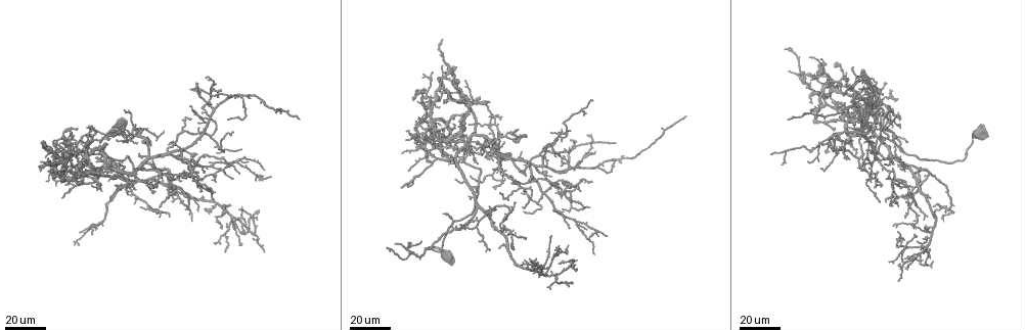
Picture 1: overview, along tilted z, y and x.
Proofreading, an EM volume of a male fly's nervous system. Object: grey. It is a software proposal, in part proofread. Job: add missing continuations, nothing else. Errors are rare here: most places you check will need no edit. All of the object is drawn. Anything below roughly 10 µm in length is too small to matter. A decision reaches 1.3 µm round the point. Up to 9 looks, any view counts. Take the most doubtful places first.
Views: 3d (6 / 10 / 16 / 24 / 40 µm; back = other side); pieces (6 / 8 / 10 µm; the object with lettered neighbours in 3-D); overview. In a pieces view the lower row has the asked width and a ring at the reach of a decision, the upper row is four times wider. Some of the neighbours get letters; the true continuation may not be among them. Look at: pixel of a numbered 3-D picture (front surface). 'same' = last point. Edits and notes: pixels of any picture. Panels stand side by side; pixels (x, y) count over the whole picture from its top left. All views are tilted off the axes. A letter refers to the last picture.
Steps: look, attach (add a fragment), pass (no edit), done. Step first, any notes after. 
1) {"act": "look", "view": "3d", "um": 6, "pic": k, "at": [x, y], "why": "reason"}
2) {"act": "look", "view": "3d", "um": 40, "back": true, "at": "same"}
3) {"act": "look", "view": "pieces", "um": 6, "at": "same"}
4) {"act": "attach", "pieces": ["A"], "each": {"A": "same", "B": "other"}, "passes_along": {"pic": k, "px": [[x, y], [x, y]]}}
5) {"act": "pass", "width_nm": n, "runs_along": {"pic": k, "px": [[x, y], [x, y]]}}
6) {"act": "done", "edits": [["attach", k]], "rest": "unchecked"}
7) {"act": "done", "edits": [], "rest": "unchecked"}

{"act": "look", "view": "3d", "um": 40, "pic": 1, "at": [402, 185], "why": "long arm stops here"}

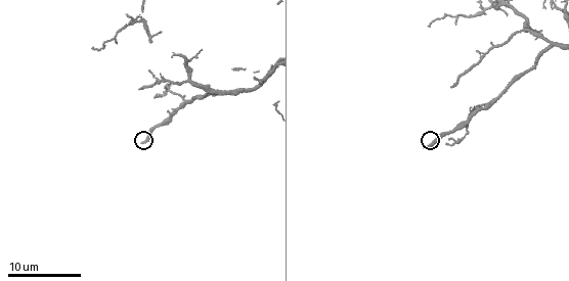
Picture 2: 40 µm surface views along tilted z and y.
{"act": "look", "view": "3d", "um": 6, "pic": 2, "at": [426, 148]}

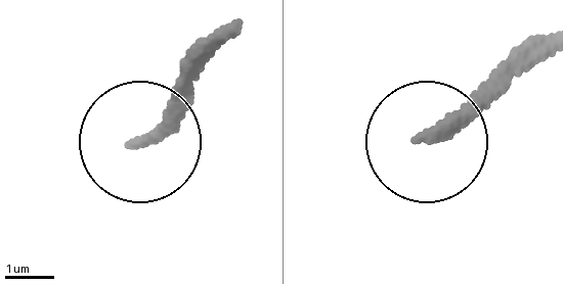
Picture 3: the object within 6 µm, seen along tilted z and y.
{"act": "look", "view": "pieces", "um": 6, "pic": 3, "at": [138, 144]}

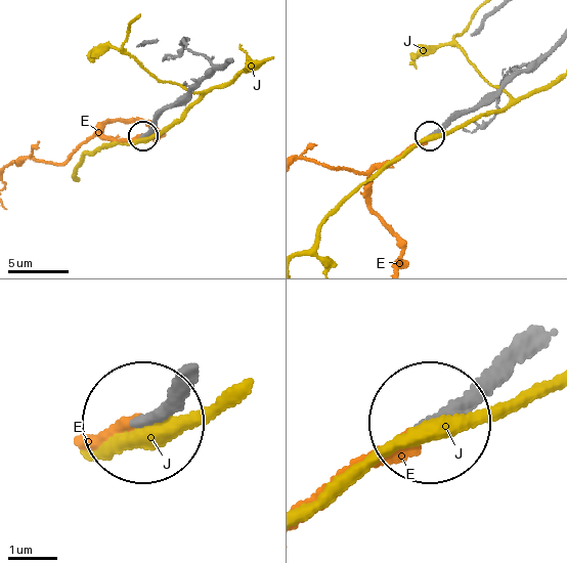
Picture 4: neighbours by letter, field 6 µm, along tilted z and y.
{"act": "attach", "pieces": ["E"], "width_nm": 230, "each": {"E": "same", "J": "other"}, "passes_along": {"pic": 4, "px": [[181, 384], [93, 435]]}, "found": "it goes on there"}

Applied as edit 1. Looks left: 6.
{"act": "look", "view": "overview"}

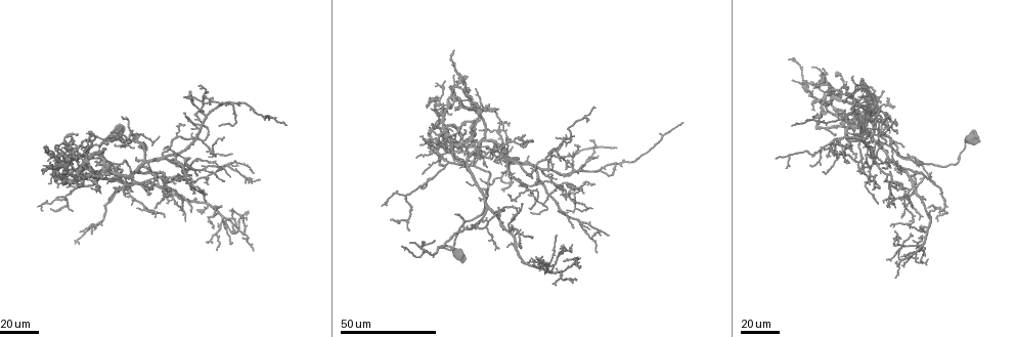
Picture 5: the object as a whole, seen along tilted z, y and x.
{"act": "look", "view": "3d", "um": 24, "pic": 5, "at": [422, 172], "why": "thin end"}

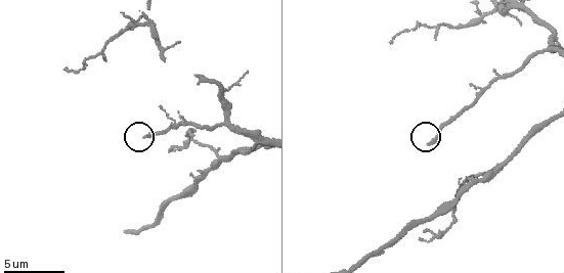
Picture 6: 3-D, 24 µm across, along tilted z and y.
{"act": "look", "view": "pieces", "um": 8, "pic": 6, "at": [430, 145], "why": "see the neighbours"}

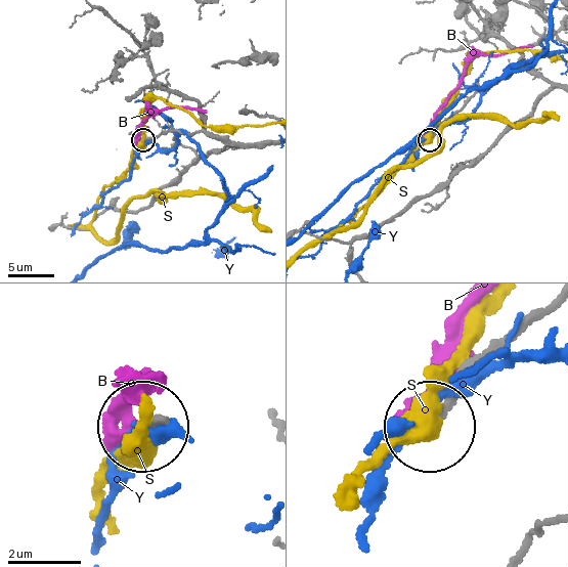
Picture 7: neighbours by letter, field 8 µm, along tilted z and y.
{"act": "pass", "width_nm": 160, "each": {"B": "other", "S": "other", "Y": "other"}, "found": "none of them fits"}

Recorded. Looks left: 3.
{"act": "look", "view": "3d", "um": 24, "pic": 1, "at": [134, 125], "why": "free end"}

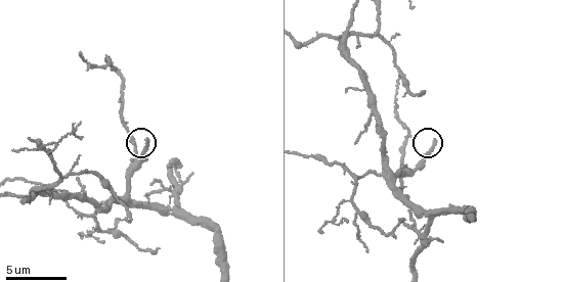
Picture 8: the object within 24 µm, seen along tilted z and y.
{"act": "look", "view": "pieces", "um": 10, "pic": 8, "at": [437, 140]}

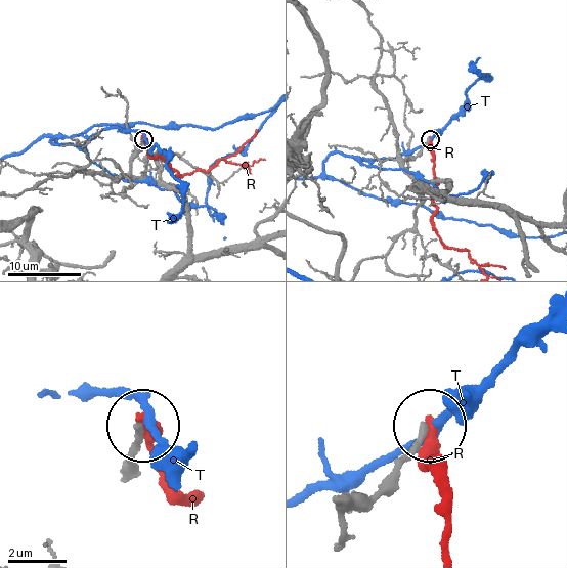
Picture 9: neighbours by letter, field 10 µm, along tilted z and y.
{"act": "pass", "each": {"R": "other", "T": "other"}, "runs_along": {"pic": 9, "px": [[350, 494], [377, 490], [409, 456], [423, 426]]}, "found": "none of them fits"}

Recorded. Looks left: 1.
{"act": "done", "edits": [["attach", 4]], "rest": "unchecked"}

